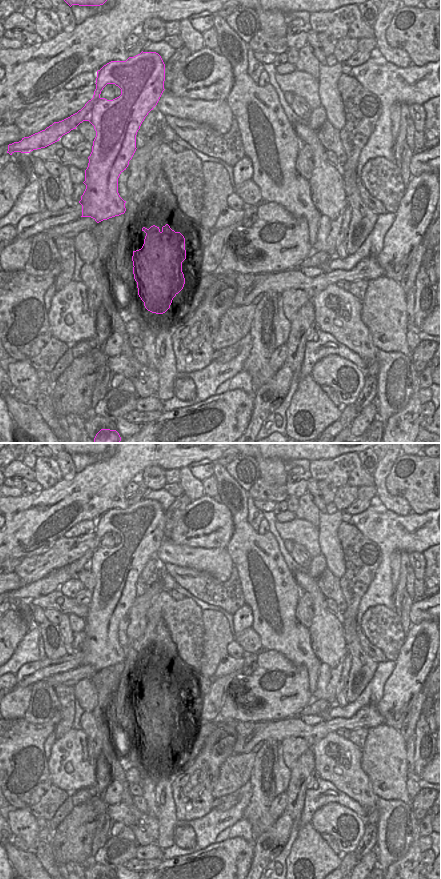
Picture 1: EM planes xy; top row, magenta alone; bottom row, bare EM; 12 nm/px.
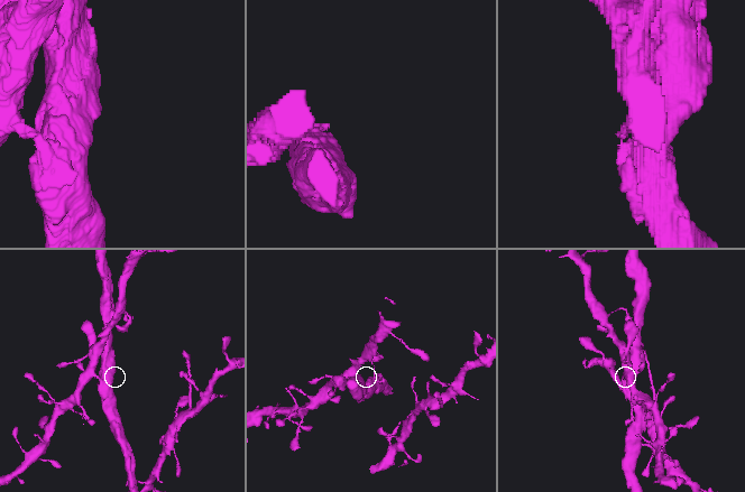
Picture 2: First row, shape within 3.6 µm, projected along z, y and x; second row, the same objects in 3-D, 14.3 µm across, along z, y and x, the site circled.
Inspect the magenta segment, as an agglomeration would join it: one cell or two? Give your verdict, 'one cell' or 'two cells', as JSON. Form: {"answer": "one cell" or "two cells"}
{"answer": "two cells"}

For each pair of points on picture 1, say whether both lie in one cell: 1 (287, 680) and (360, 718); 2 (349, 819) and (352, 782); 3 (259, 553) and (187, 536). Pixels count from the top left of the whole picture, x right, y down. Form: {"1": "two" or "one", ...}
{"1": "two", "2": "two", "3": "two"}

